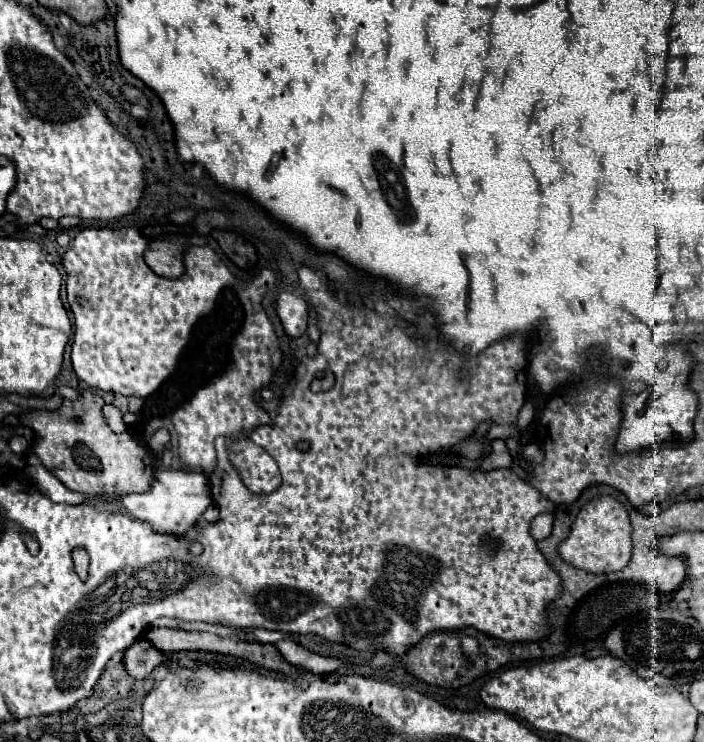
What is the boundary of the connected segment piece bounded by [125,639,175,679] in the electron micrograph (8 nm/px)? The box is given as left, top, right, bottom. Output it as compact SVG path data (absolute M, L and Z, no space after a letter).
M137 639L131 645L131 649L125 653L125 667L131 677L145 679L155 667L165 665L171 659L171 655L175 653L159 651L155 645L151 645L151 641Z

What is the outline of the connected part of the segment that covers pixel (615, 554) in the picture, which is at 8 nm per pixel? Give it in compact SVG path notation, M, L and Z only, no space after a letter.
M595 497L579 511L571 533L559 545L563 561L589 573L615 573L627 567L631 559L631 525L625 507L613 497Z

